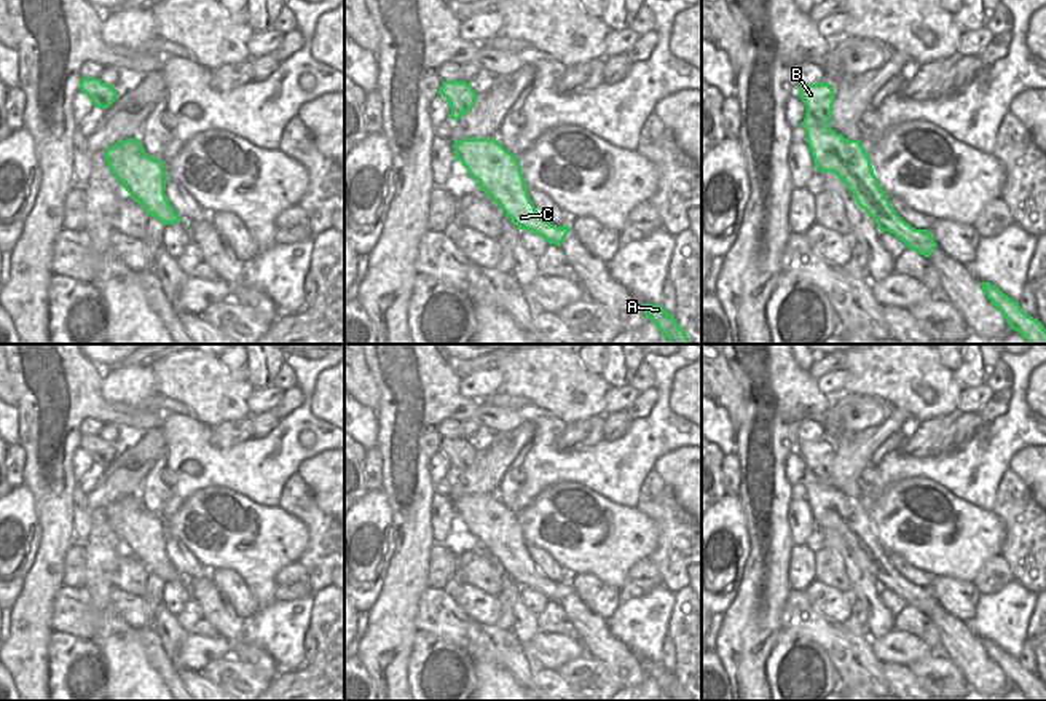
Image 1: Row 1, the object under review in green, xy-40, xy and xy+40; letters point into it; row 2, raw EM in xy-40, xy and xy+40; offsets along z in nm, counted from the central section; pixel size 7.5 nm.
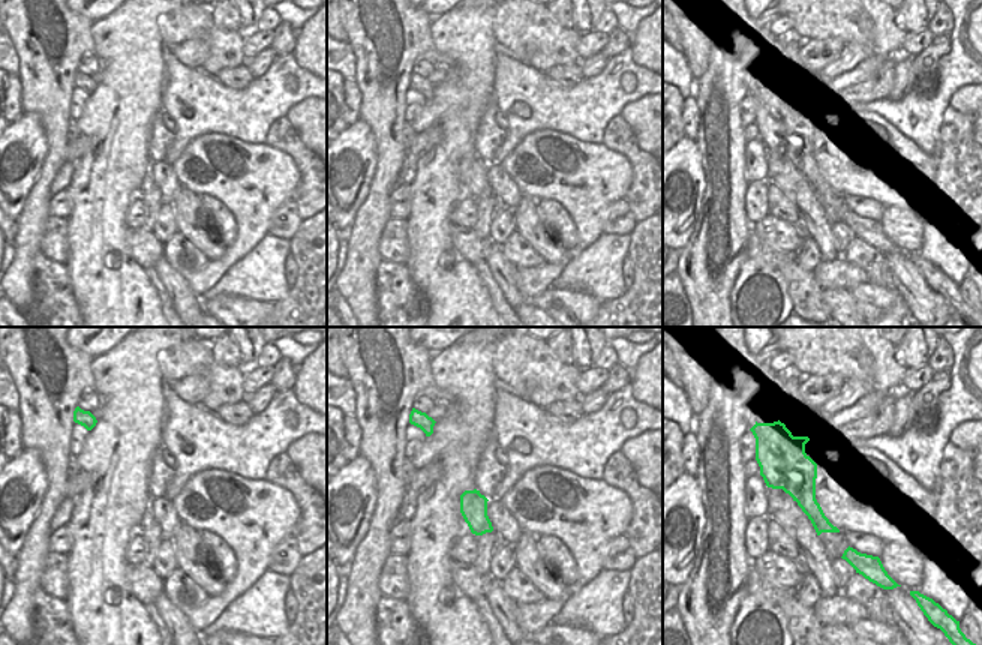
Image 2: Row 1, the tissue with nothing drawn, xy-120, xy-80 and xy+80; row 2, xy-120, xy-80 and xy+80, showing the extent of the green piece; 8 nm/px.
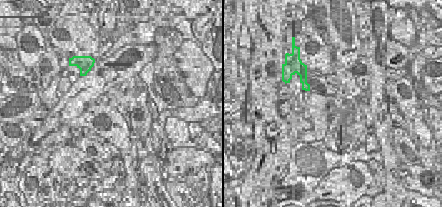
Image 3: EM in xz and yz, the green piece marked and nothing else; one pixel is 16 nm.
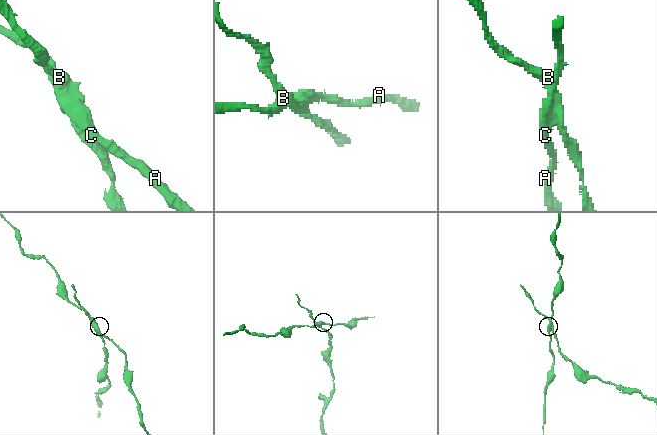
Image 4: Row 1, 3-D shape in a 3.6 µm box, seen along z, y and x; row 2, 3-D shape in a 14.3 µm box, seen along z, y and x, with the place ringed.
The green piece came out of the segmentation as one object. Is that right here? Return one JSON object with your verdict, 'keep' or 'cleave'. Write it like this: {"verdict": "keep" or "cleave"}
{"verdict": "cleave"}

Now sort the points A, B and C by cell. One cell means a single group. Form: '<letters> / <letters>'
A C / B

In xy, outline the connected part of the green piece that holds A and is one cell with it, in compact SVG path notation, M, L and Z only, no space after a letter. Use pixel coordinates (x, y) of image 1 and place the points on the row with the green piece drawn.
M643 304L643 311L671 344L692 344L674 315L668 314L660 304Z

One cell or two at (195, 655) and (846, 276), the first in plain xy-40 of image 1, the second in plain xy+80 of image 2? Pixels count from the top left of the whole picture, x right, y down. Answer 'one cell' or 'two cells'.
one cell

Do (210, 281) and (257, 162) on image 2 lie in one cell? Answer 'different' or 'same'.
same

